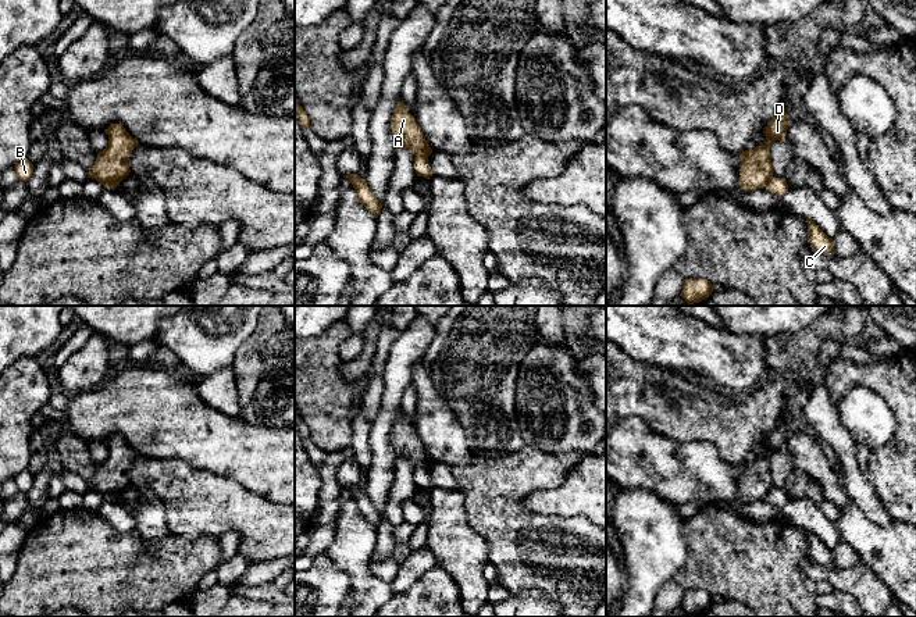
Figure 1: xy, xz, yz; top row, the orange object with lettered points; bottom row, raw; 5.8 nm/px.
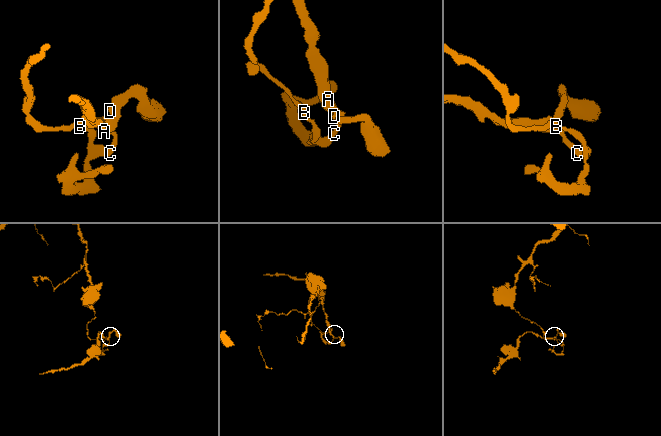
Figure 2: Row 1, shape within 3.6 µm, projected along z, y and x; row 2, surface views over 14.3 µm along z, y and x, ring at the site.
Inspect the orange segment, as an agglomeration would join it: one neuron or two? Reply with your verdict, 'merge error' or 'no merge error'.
merge error

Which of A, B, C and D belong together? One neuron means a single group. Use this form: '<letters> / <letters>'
A D / B C

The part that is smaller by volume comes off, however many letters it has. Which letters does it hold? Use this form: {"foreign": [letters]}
{"foreign": ["A", "D"]}

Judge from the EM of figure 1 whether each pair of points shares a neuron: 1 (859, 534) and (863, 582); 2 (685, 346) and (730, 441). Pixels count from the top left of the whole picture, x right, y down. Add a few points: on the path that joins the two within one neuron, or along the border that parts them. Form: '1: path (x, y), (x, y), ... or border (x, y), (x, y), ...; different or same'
1: border (858, 562), (868, 567), (887, 587); different
2: border (669, 370), (697, 375), (717, 388); different

